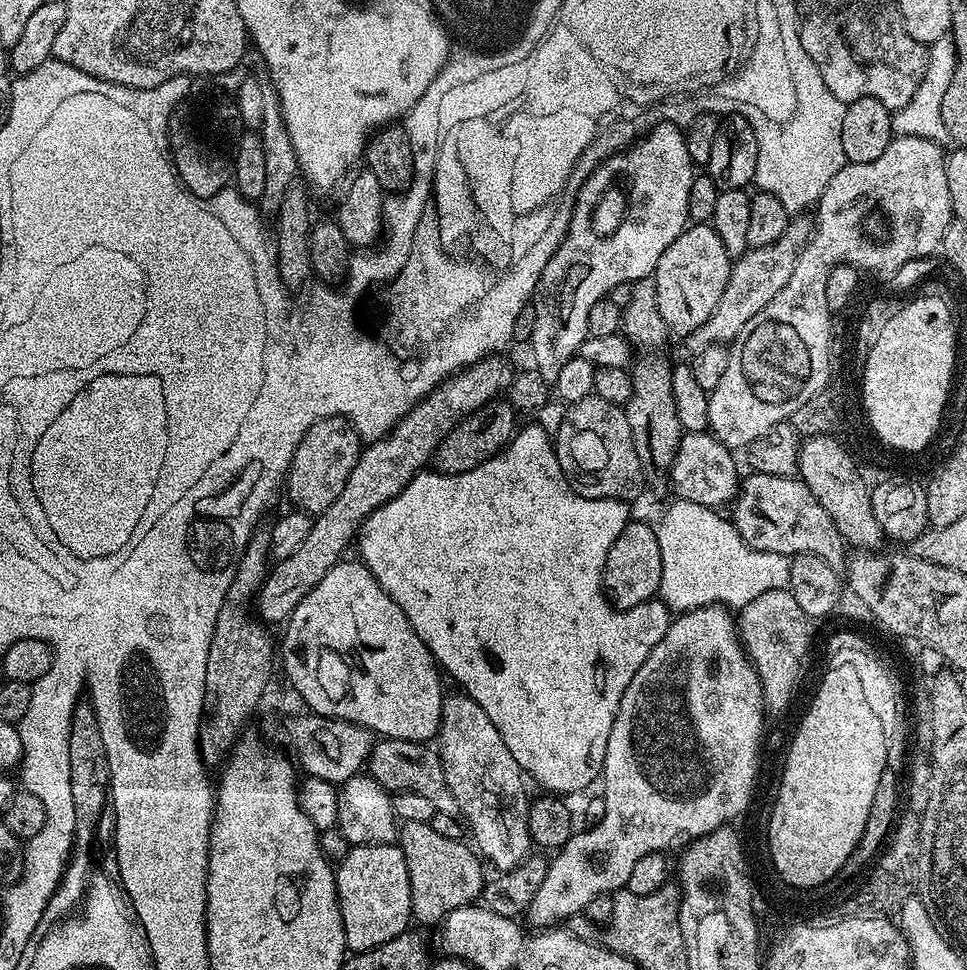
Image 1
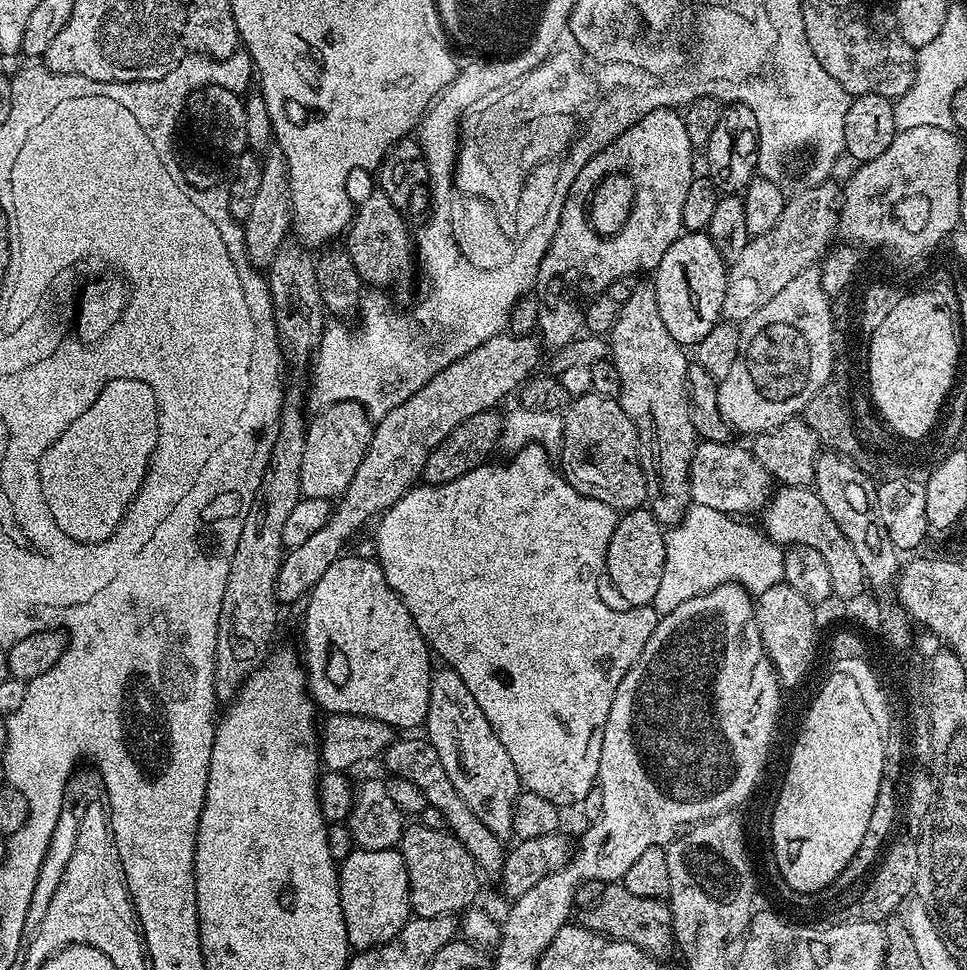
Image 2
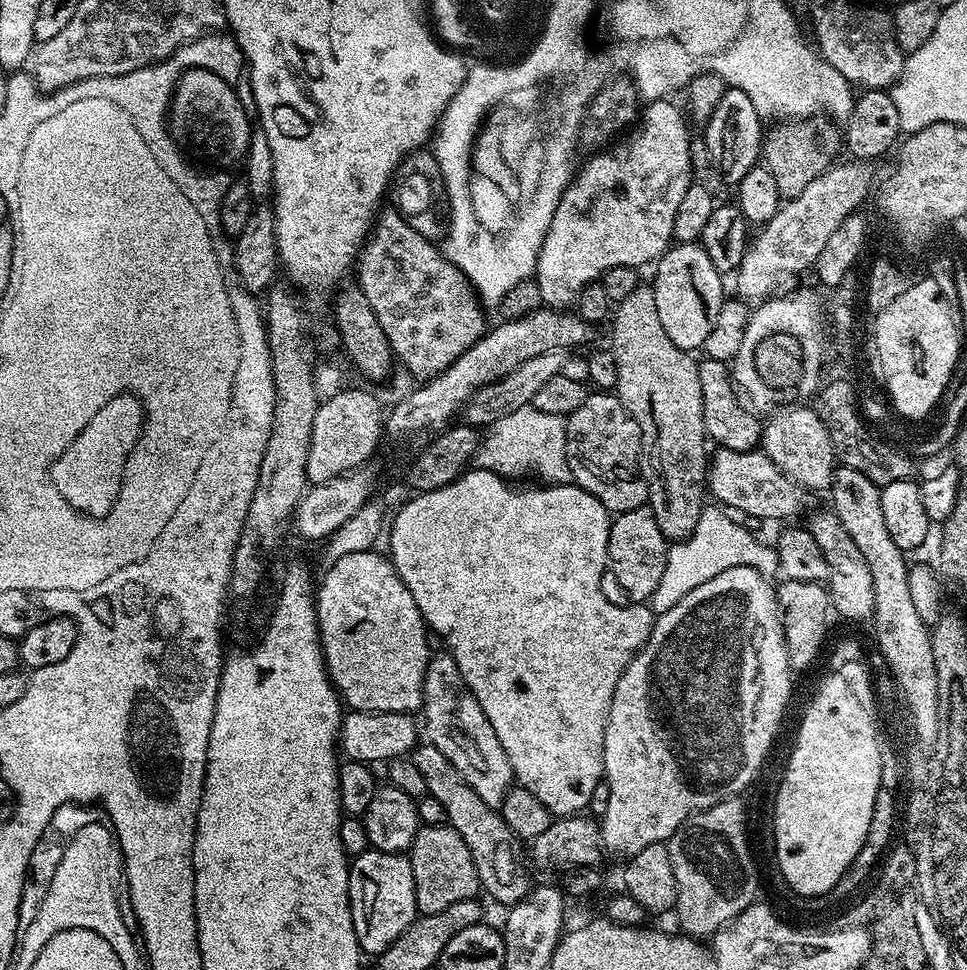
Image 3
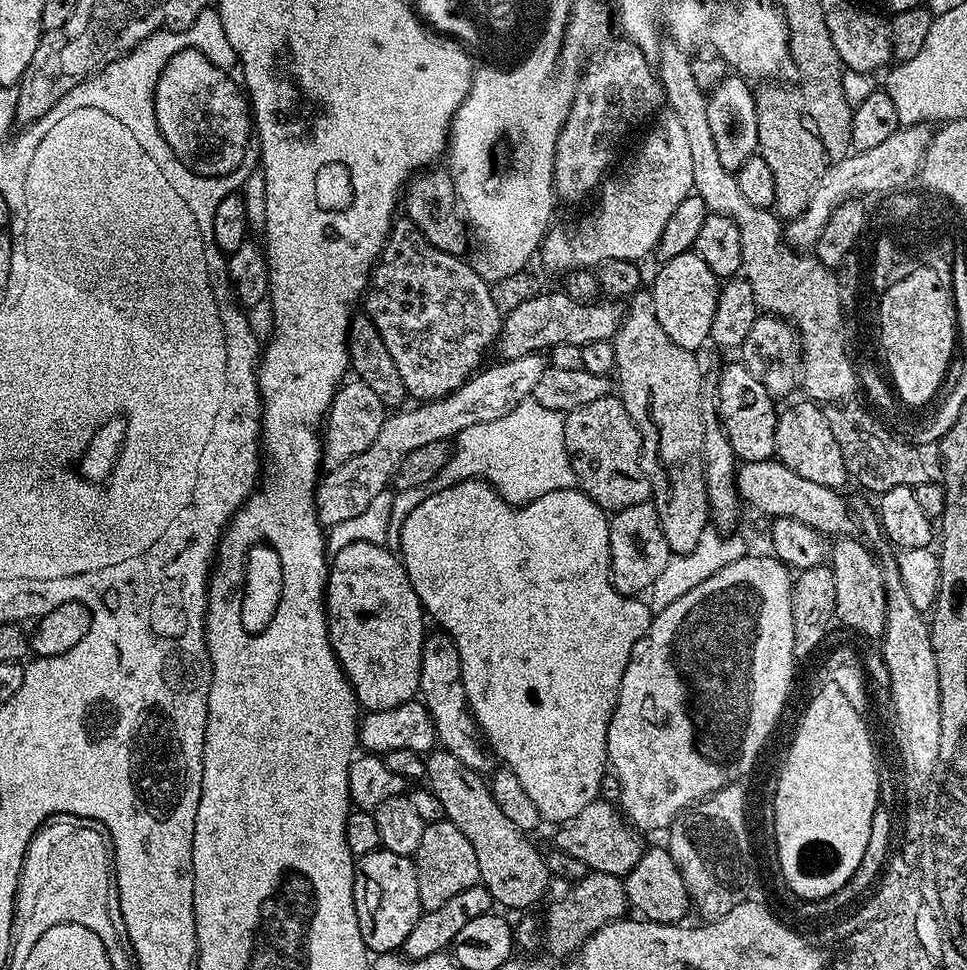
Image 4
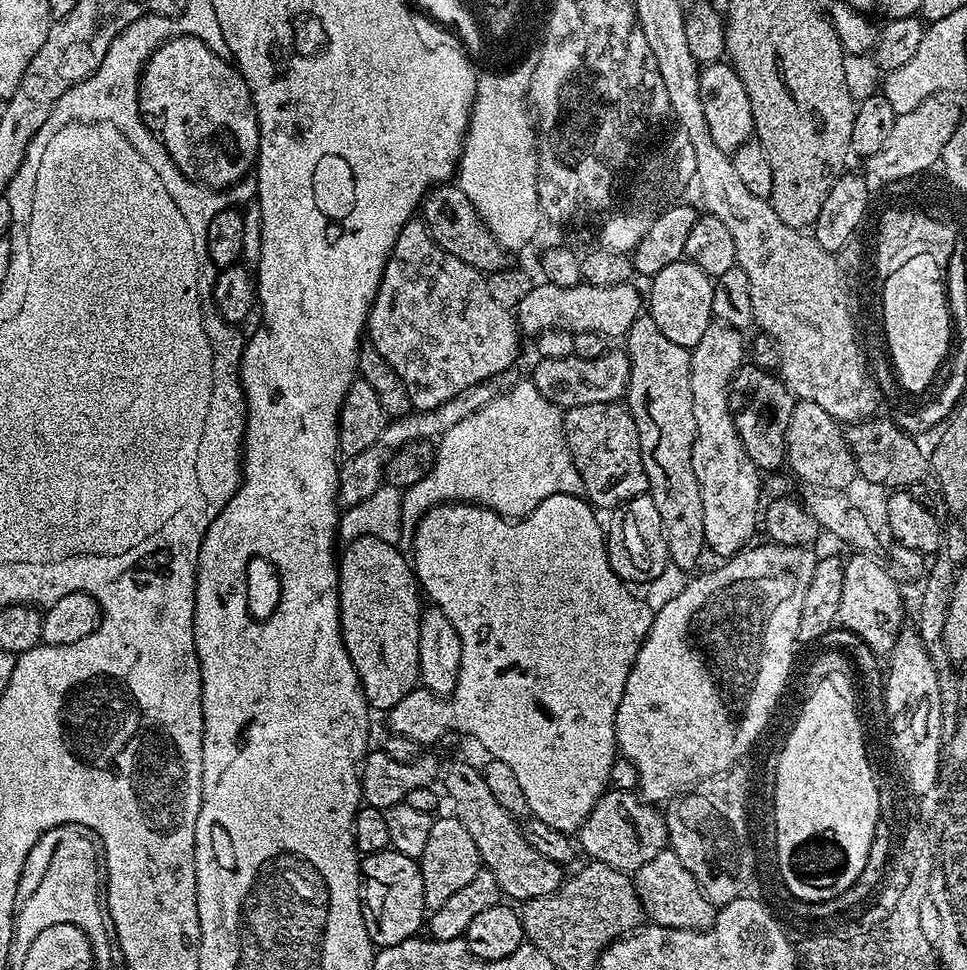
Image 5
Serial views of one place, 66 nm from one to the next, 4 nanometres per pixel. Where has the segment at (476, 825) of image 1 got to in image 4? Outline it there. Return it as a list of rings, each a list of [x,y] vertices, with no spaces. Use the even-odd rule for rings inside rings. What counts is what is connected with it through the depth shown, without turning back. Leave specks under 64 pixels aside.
[[[429,631],[424,637],[419,699],[433,718],[439,747],[454,754],[454,758],[458,758],[458,762],[462,762],[470,770],[481,774],[491,773],[494,768],[493,757],[486,747],[486,741],[472,716],[472,711],[468,709],[466,686],[462,682],[462,658],[458,654],[458,646],[447,632],[435,631]]]

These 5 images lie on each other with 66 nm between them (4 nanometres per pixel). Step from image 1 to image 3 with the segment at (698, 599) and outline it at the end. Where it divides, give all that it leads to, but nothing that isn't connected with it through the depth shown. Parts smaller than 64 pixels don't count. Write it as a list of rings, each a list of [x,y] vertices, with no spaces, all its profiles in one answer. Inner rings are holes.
[[[705,507],[704,513],[698,518],[698,527],[688,535],[688,539],[677,540],[669,547],[666,570],[662,570],[658,590],[654,590],[650,601],[653,613],[659,614],[670,610],[670,606],[678,606],[678,602],[682,602],[682,598],[686,598],[694,586],[710,582],[710,578],[714,578],[714,574],[722,574],[724,568],[750,566],[765,574],[772,574],[772,571],[775,573],[779,569],[775,547],[771,543],[763,544],[750,529],[743,528],[731,518],[736,519],[719,507]]]

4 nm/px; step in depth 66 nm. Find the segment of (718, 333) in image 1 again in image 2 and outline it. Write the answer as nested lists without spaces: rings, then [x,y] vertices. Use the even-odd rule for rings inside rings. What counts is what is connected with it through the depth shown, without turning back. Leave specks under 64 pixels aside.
[[[831,182],[813,183],[805,192],[789,199],[774,230],[749,239],[746,250],[728,268],[723,319],[728,322],[749,320],[778,290],[786,286],[802,270],[813,267],[829,251],[832,232],[838,228],[838,188]]]

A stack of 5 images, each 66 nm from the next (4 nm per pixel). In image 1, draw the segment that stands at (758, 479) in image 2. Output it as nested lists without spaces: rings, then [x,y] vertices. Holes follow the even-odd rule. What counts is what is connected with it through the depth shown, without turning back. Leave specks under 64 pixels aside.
[[[684,432],[670,469],[670,488],[679,499],[698,502],[717,510],[731,505],[740,491],[742,472],[736,469],[733,449],[728,448],[708,432]]]

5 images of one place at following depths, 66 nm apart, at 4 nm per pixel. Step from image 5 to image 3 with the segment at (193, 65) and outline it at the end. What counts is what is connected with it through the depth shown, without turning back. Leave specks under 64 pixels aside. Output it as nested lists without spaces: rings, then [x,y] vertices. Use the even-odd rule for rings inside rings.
[[[190,68],[180,73],[172,94],[170,103],[170,131],[181,145],[189,144],[197,148],[204,156],[213,156],[216,160],[238,161],[248,150],[249,136],[253,125],[248,125],[248,112],[244,109],[242,101],[236,97],[235,87],[224,81],[218,74],[211,73],[209,69]]]

